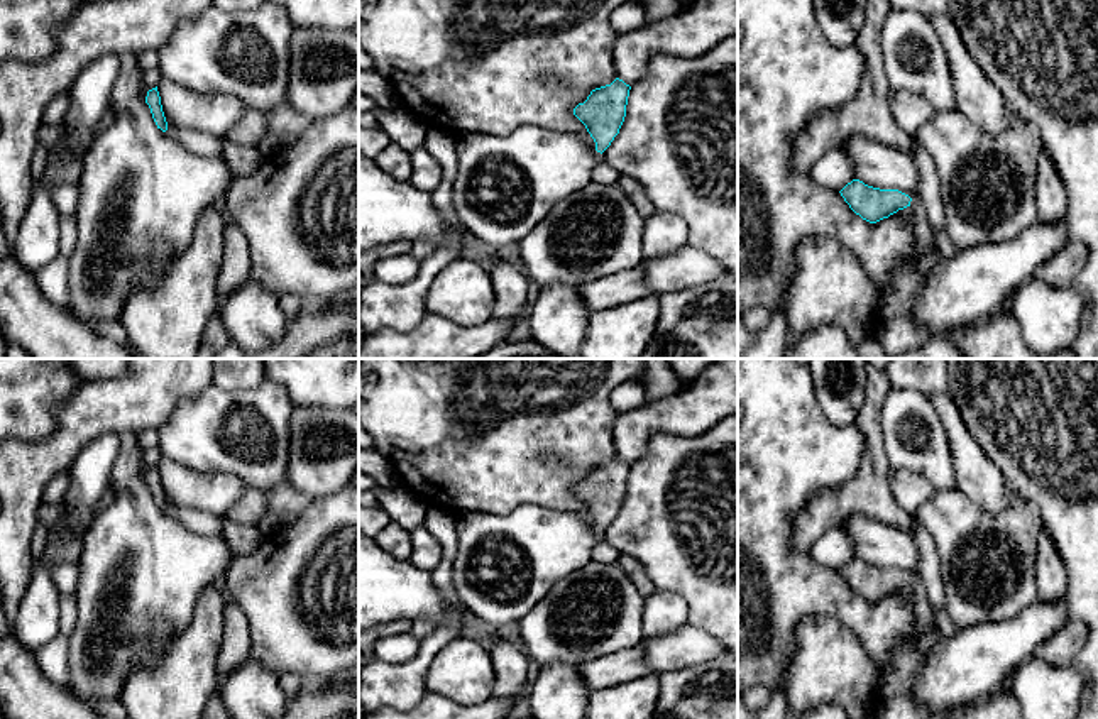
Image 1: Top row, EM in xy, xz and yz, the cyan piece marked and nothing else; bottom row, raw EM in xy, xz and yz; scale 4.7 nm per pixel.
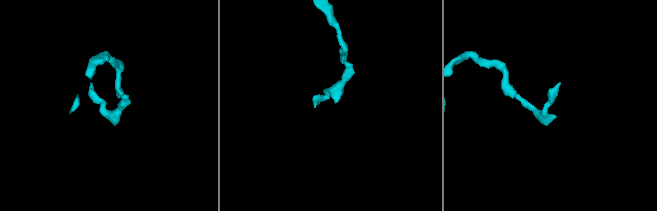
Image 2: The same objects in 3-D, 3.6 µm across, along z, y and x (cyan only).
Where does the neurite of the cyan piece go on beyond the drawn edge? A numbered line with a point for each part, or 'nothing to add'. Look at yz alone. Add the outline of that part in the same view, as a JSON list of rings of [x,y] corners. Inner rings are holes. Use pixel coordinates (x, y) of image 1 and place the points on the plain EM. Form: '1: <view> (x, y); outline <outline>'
1: yz (892, 701); outline [[[910,580],[915,599],[915,634],[892,655],[888,667],[878,673],[875,694],[876,719],[929,719],[931,712],[910,697],[914,677],[927,651],[937,639],[934,609],[922,582]]]

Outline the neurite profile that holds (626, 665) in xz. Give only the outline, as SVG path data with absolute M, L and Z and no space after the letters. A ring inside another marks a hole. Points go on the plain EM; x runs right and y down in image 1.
M641 645L616 651L611 656L594 658L579 665L585 687L594 692L623 682L631 682L648 675L658 675L648 663Z

